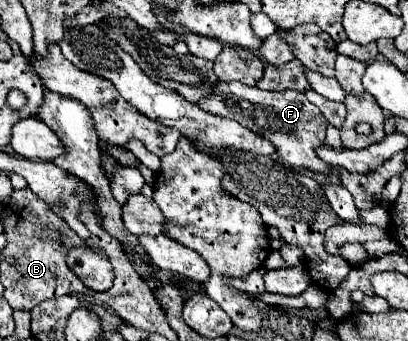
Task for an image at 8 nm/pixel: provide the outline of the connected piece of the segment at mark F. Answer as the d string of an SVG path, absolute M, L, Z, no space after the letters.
M218 83L212 95L208 95L204 101L198 101L202 109L208 109L208 113L216 113L220 117L228 117L238 121L242 127L266 137L274 149L276 157L284 163L290 163L292 167L304 167L312 173L320 173L324 177L330 177L332 169L328 163L324 163L316 149L324 143L328 121L324 121L324 115L320 109L316 109L304 93L298 91L262 91L258 87L246 87L242 83Z

